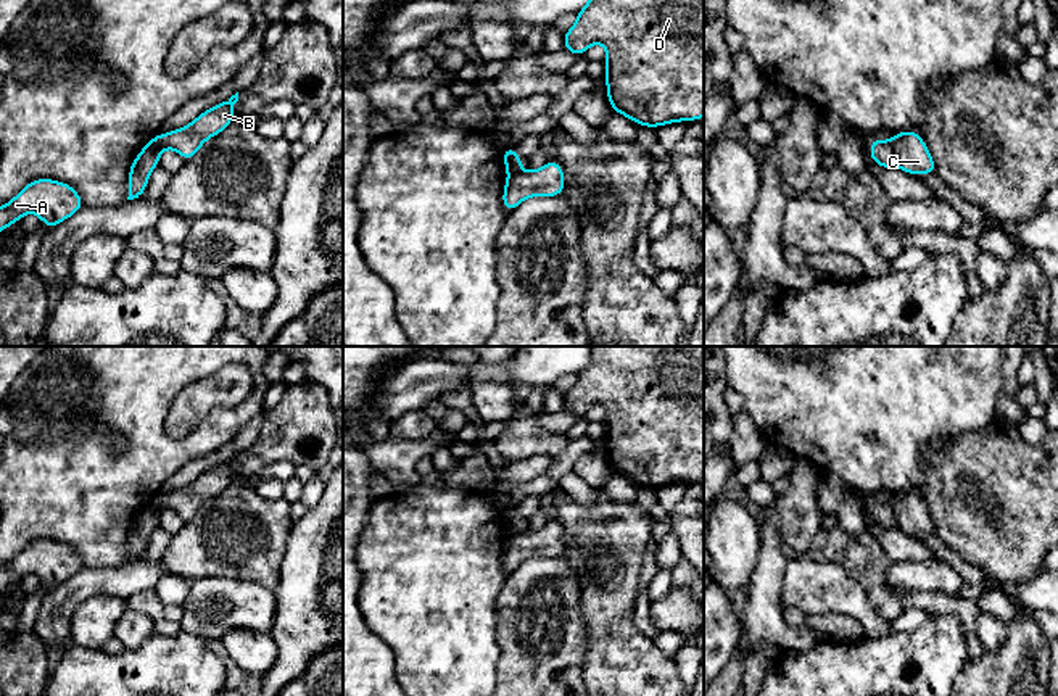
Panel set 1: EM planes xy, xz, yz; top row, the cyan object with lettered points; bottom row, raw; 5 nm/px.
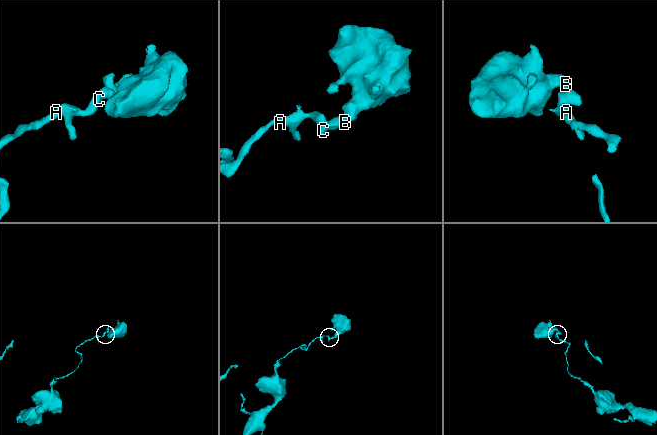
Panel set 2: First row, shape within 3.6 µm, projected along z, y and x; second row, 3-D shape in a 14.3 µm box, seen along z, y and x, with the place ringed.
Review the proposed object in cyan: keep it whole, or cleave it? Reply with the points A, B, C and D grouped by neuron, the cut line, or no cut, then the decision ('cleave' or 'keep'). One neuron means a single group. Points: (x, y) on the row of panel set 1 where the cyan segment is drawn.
A / B C D; cut in yz along (891, 140), (897, 165); cleave

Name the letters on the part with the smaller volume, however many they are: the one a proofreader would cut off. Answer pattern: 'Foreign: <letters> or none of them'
Foreign: B, C, D

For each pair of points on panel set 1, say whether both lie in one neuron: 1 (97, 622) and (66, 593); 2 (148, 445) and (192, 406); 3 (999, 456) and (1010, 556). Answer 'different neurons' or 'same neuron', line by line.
1: different neurons
2: different neurons
3: same neuron

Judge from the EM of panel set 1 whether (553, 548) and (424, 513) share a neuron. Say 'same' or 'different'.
different

